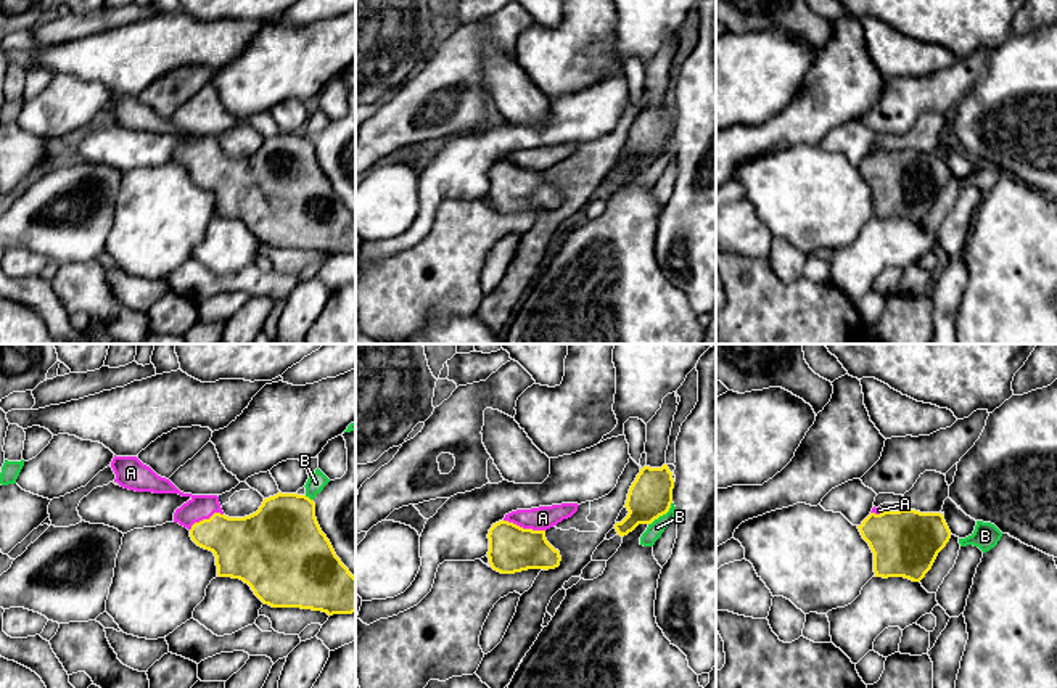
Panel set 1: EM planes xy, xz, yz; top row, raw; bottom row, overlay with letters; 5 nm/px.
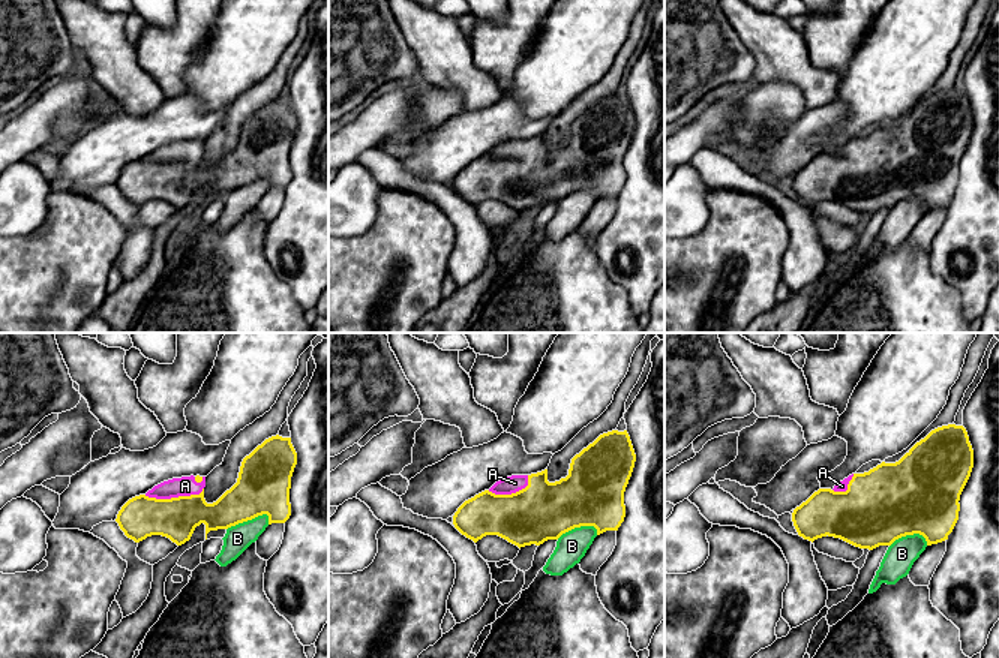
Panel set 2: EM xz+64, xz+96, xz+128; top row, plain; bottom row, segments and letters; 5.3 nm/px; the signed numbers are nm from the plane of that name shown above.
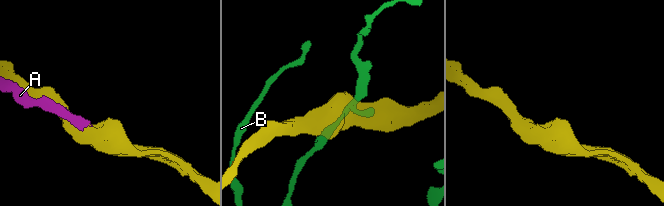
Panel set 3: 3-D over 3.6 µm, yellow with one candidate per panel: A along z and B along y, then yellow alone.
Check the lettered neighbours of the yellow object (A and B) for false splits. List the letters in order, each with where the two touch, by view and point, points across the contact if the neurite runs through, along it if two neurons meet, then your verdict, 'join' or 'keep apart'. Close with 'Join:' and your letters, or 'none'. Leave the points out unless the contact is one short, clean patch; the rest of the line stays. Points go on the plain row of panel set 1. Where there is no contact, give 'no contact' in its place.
A: contact xz (522, 167); join
B: contact xz (662, 155); keep apart
Join: A

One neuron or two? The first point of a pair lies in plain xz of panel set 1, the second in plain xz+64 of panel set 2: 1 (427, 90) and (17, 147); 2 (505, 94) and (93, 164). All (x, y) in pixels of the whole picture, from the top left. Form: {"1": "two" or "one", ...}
{"1": "one", "2": "two"}

